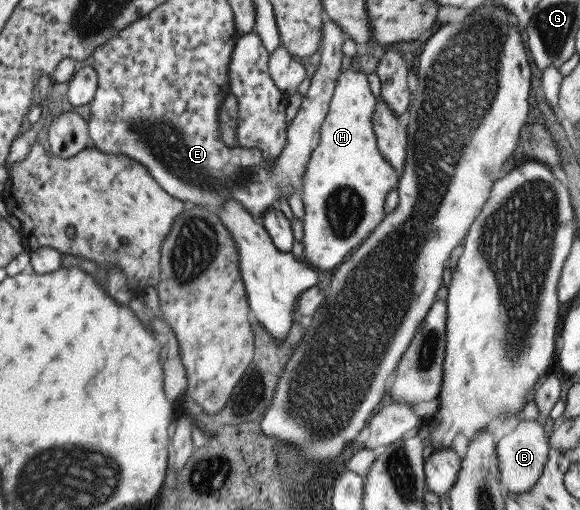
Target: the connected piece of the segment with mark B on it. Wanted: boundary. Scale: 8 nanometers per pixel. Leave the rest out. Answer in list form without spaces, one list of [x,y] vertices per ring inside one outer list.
[[[535,417],[522,420],[509,434],[496,443],[499,458],[500,483],[510,493],[528,492],[542,475],[549,460],[548,426]]]

